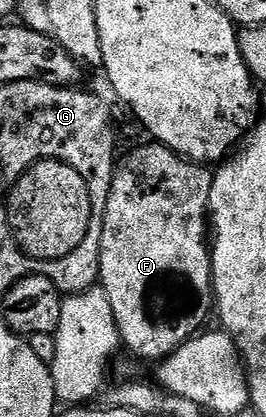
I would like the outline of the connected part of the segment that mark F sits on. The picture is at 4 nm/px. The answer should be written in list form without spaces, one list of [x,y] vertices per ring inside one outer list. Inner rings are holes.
[[[157,143],[138,145],[126,158],[119,160],[114,166],[114,178],[110,184],[110,194],[104,215],[104,227],[100,235],[100,255],[98,256],[98,279],[100,288],[108,295],[112,315],[118,328],[119,342],[134,357],[143,357],[146,361],[161,362],[163,357],[175,353],[184,342],[190,340],[203,328],[206,316],[212,313],[212,253],[208,248],[208,206],[210,204],[210,188],[214,182],[213,176],[205,173],[201,164],[188,161],[174,153],[168,147]]]

